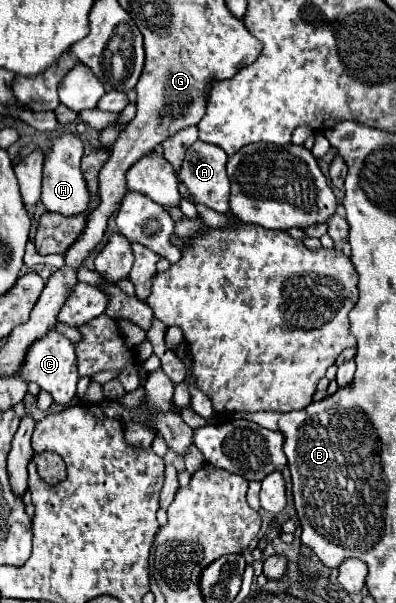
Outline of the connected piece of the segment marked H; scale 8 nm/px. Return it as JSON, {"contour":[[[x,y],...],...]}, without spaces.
{"contour":[[[61,134],[53,140],[51,152],[45,156],[43,166],[43,186],[41,186],[41,202],[49,212],[59,212],[63,216],[77,216],[87,212],[91,192],[81,174],[79,162],[83,156],[83,142],[75,134]]]}

